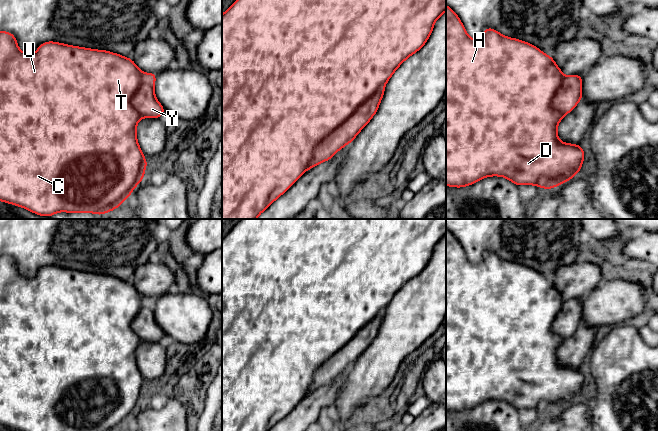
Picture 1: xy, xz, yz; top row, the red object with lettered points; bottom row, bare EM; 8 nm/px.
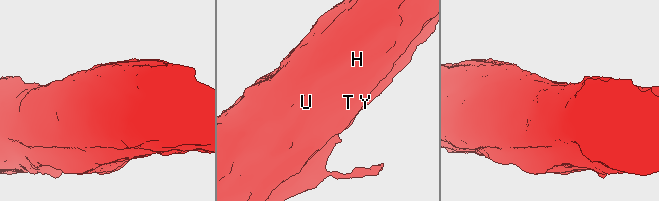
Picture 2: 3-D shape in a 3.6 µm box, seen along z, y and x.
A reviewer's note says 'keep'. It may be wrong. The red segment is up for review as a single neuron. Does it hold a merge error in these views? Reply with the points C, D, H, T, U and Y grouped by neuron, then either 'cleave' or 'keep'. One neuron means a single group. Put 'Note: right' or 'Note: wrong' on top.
Note: wrong
C D H T U / Y | cleave

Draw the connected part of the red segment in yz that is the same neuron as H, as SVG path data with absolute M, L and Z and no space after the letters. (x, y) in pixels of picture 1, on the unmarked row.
M446 228L446 410L461 412L472 409L485 401L501 400L517 410L528 408L551 413L571 404L577 396L581 395L585 380L583 372L579 368L561 366L557 359L557 349L564 339L552 331L552 324L561 310L563 301L553 281L530 267L506 261L492 252L485 252L480 263L471 263L460 242Z

